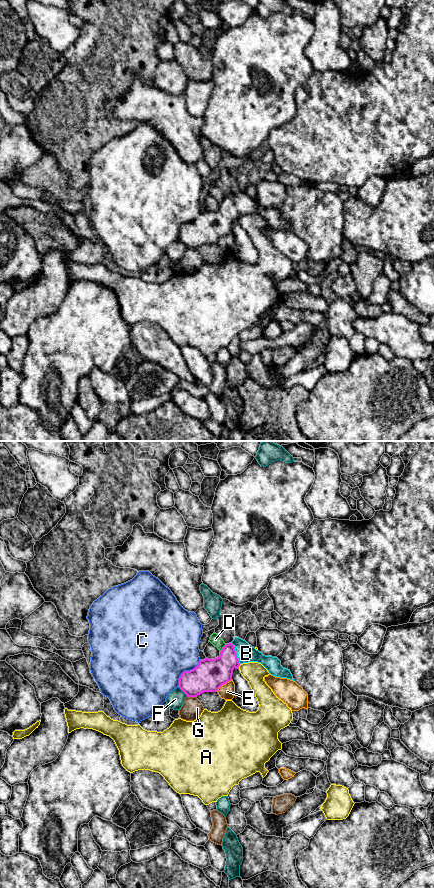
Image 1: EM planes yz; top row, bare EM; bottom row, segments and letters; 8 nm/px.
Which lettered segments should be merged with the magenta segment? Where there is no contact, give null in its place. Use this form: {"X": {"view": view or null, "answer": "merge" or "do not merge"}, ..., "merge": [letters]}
{"A": {"view": "yz", "answer": "do not merge"}, "B": {"view": "yz", "answer": "merge"}, "C": {"view": "yz", "answer": "do not merge"}, "D": {"view": "yz", "answer": "do not merge"}, "E": {"view": "yz", "answer": "do not merge"}, "F": {"view": "yz", "answer": "do not merge"}, "G": {"view": "yz", "answer": "do not merge"}, "merge": ["B"]}

